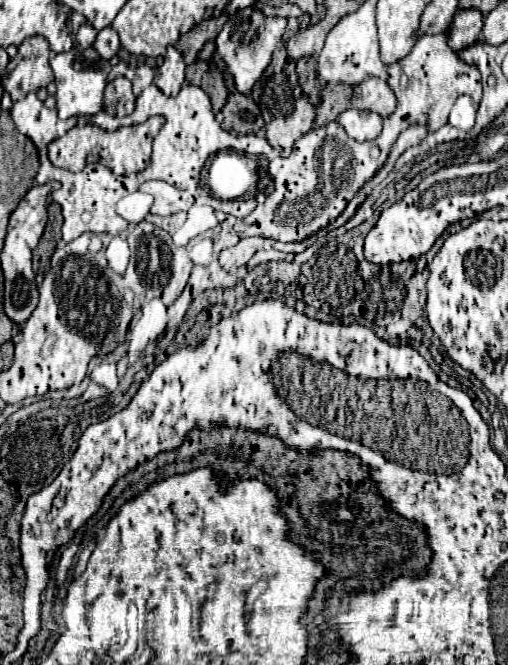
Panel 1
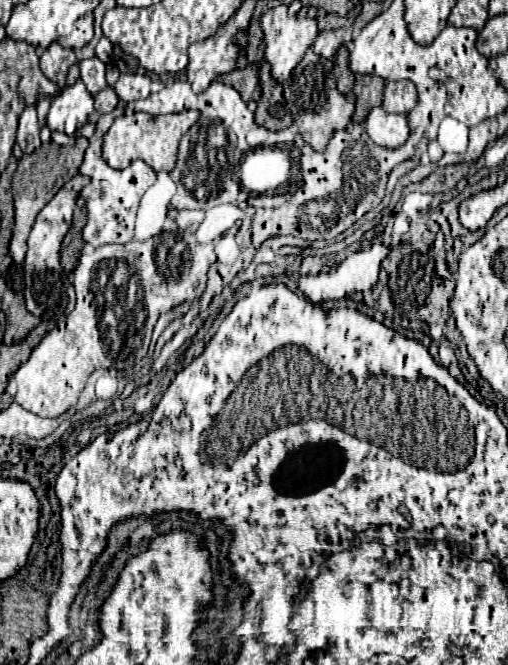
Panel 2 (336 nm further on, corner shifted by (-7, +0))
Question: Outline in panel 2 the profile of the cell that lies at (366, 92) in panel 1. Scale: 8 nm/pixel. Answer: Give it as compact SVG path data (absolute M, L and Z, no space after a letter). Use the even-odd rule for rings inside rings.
M411 80L387 82L383 108L397 114L409 114L417 104L417 88Z

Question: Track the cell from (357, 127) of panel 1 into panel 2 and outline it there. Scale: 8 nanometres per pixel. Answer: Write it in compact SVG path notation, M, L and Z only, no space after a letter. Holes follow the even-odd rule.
M377 106L369 112L365 120L367 134L371 140L383 148L399 148L409 138L409 126L405 114L391 114Z

